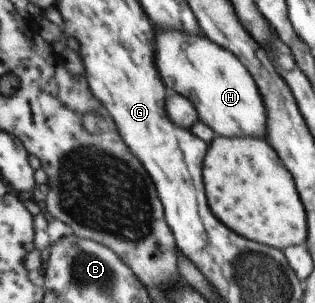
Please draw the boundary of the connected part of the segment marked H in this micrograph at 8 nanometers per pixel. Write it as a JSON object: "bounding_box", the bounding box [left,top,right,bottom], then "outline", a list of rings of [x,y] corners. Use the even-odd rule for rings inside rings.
{"bounding_box":[155,30,267,138],"outline":[[[155,30],[157,52],[161,54],[159,72],[176,93],[185,95],[194,104],[198,120],[213,130],[215,136],[263,138],[267,118],[261,91],[243,64],[221,46],[209,42],[205,36],[191,36],[179,30]]]}

